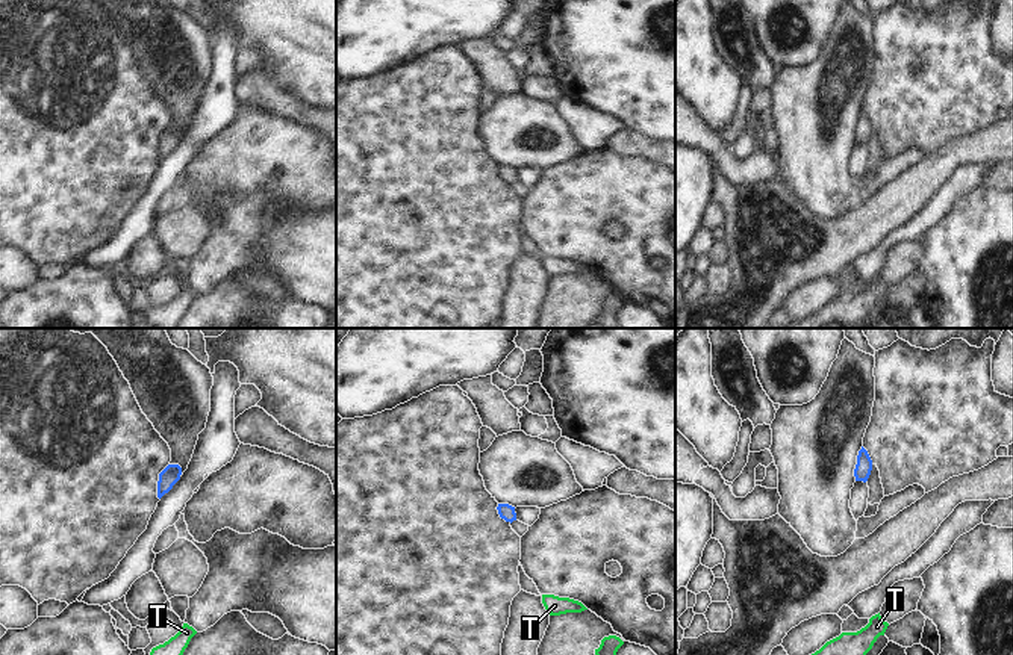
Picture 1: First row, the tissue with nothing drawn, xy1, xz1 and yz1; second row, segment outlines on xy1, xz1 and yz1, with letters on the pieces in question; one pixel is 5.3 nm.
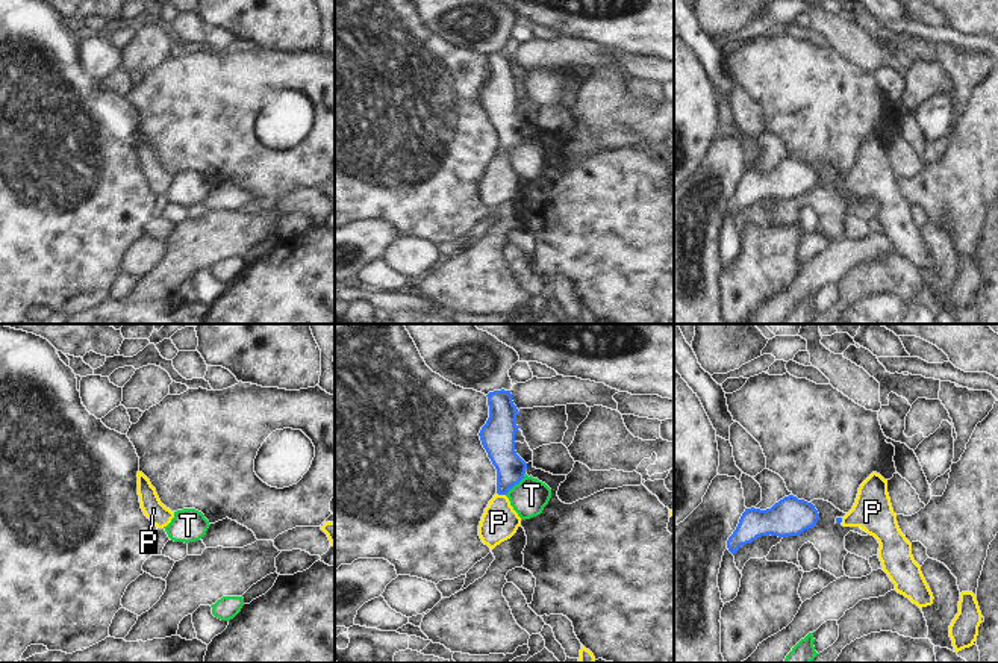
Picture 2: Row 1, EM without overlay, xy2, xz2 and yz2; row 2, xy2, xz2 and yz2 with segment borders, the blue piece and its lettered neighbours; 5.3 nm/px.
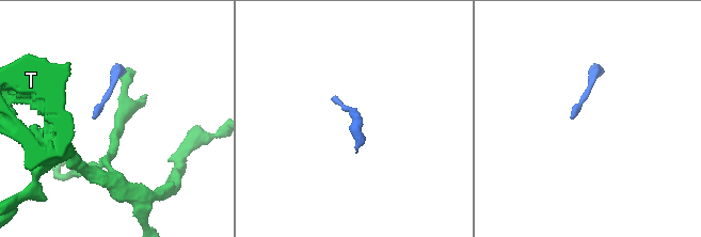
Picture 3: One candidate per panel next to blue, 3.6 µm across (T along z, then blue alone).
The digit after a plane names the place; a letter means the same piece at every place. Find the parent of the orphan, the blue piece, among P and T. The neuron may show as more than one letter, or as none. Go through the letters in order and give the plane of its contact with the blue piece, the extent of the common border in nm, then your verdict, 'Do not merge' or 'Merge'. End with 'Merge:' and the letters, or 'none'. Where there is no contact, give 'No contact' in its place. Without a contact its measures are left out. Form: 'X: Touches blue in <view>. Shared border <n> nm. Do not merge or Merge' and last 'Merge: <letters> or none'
P: Touches blue in xz2. Shared border 50 nm. Merge
T: Touches blue in xz2. Shared border 160 nm. Do not merge
Merge: P.

